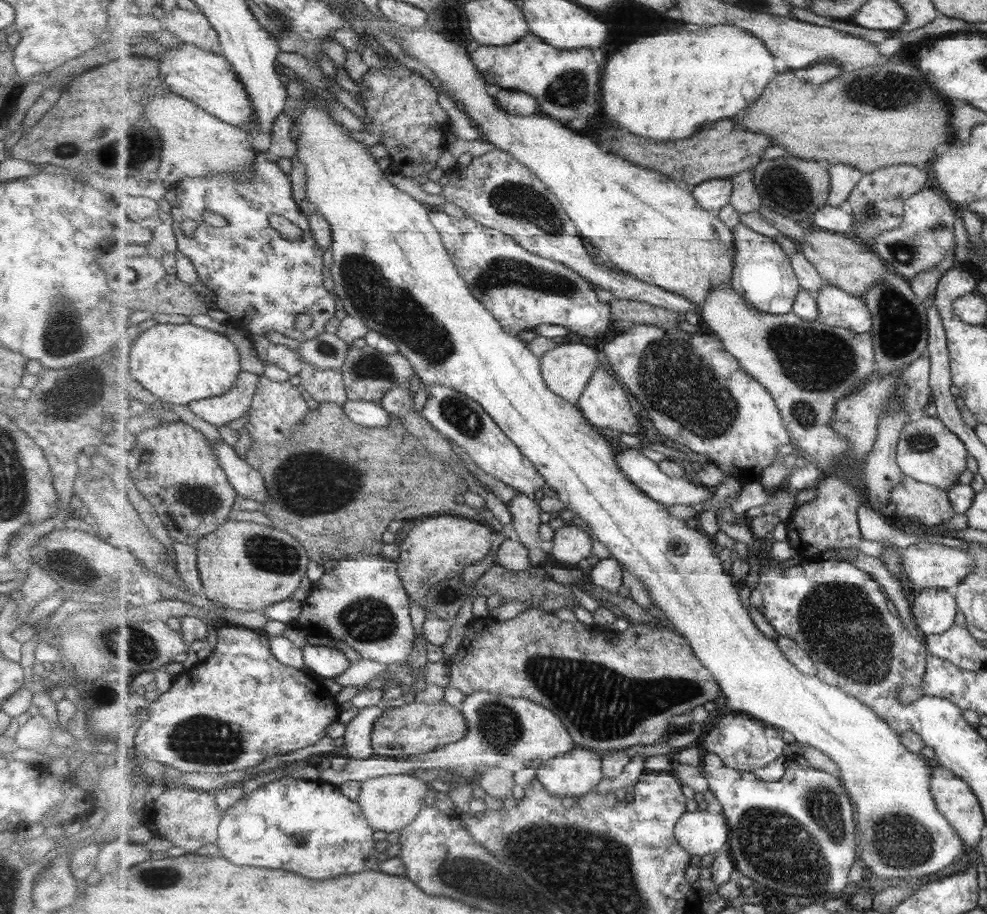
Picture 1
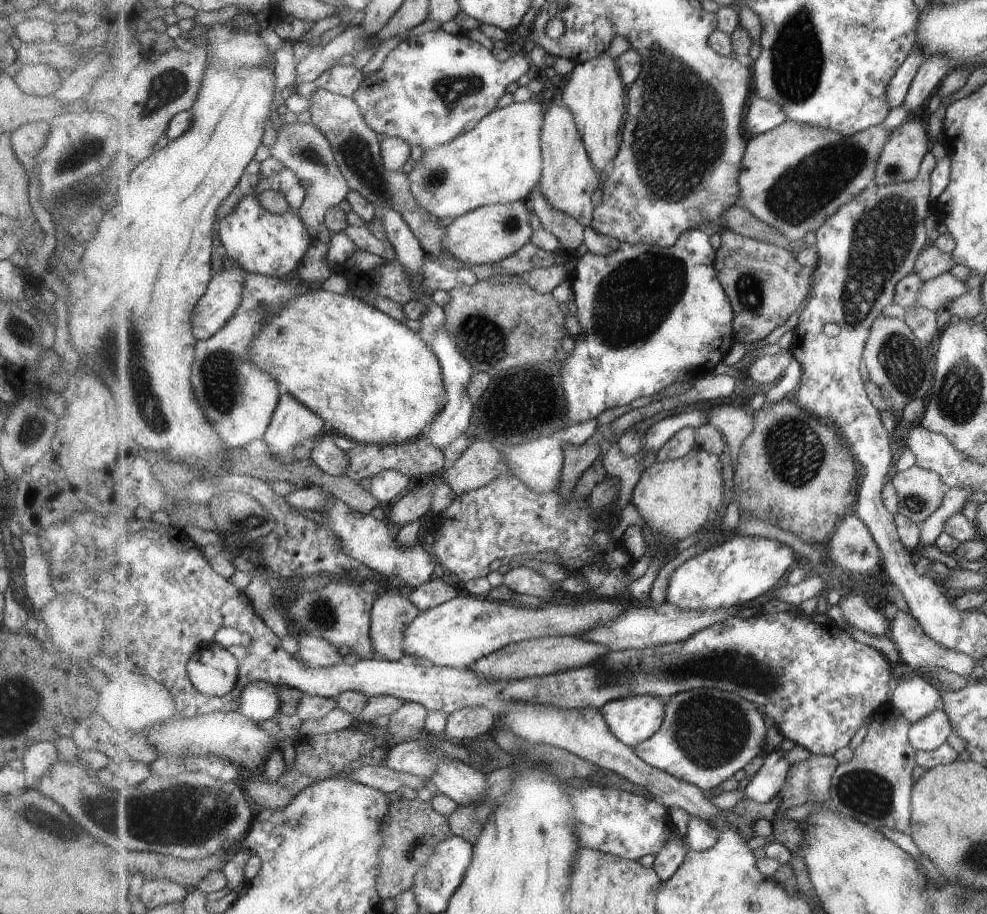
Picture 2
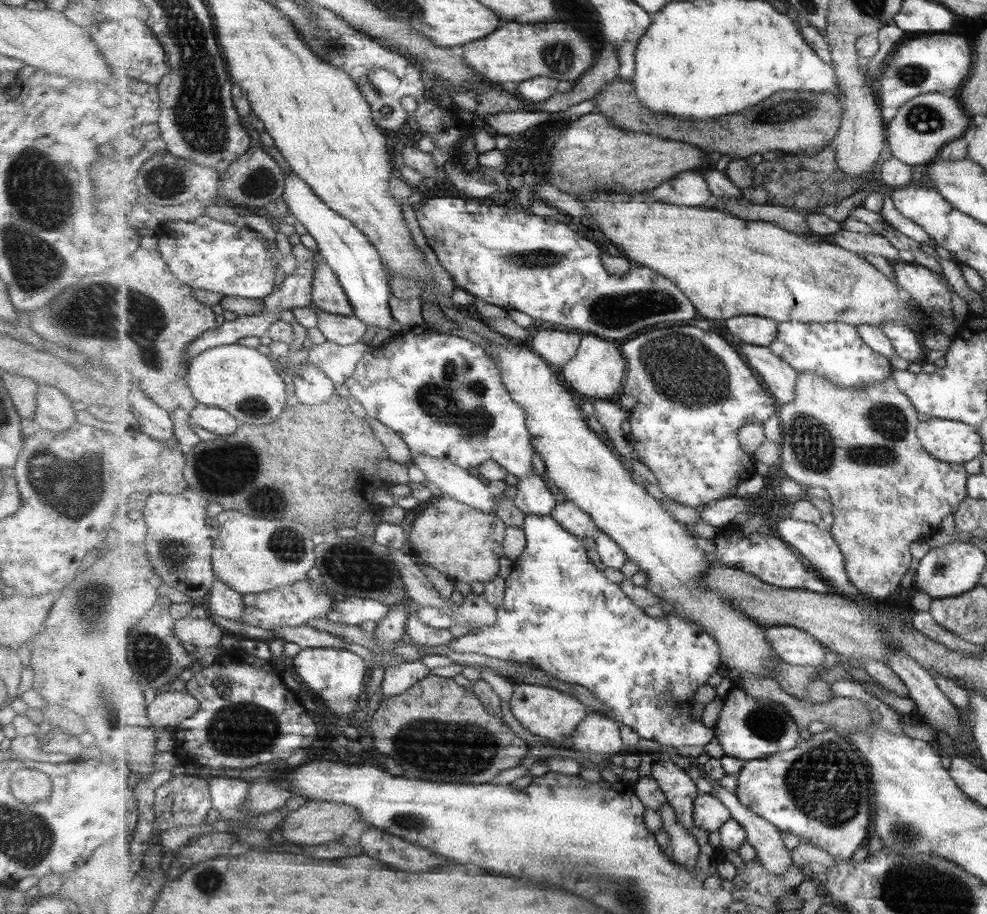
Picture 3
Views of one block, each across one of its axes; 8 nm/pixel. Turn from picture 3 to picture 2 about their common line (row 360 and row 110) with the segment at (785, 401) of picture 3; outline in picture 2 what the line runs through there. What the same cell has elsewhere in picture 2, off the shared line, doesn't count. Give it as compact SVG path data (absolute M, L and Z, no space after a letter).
M752 96L750 100L746 119L743 120L743 128L749 139L774 130L787 121L787 112L783 112L781 104L763 97Z

